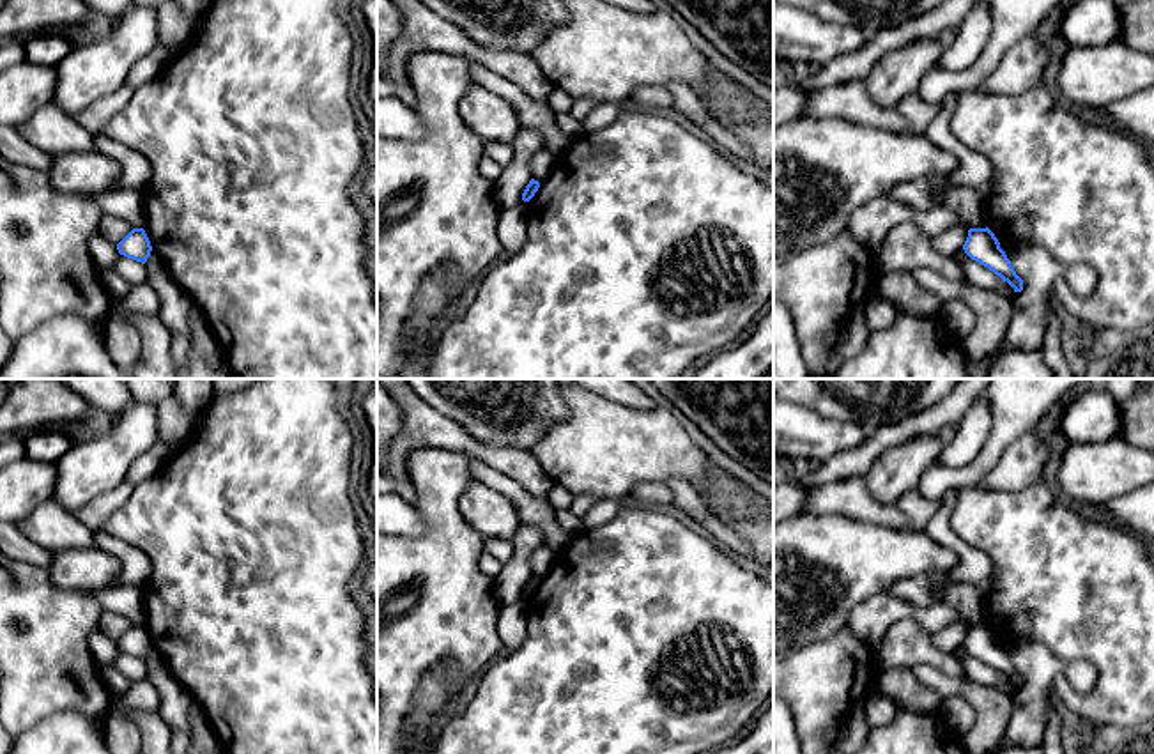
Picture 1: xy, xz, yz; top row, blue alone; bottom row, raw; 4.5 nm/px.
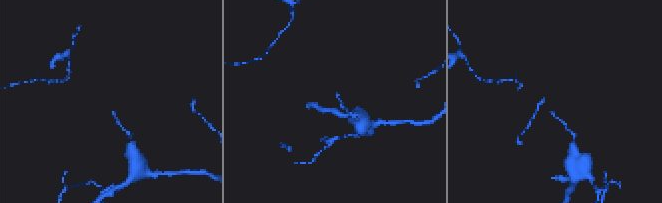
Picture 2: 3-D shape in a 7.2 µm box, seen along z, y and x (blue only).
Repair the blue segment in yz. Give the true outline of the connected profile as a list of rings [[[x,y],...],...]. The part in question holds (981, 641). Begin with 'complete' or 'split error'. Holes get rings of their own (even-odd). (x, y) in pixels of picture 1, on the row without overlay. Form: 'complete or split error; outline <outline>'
complete; outline [[[970,625],[963,641],[965,650],[981,662],[1007,678],[1014,689],[1023,687],[1023,676],[1016,671],[995,630],[986,625]]]

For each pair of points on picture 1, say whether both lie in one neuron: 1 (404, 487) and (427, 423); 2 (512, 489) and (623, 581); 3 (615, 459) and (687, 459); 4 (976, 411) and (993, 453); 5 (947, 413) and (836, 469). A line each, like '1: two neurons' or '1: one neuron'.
1: one neuron
2: two neurons
3: one neuron
4: two neurons
5: one neuron

